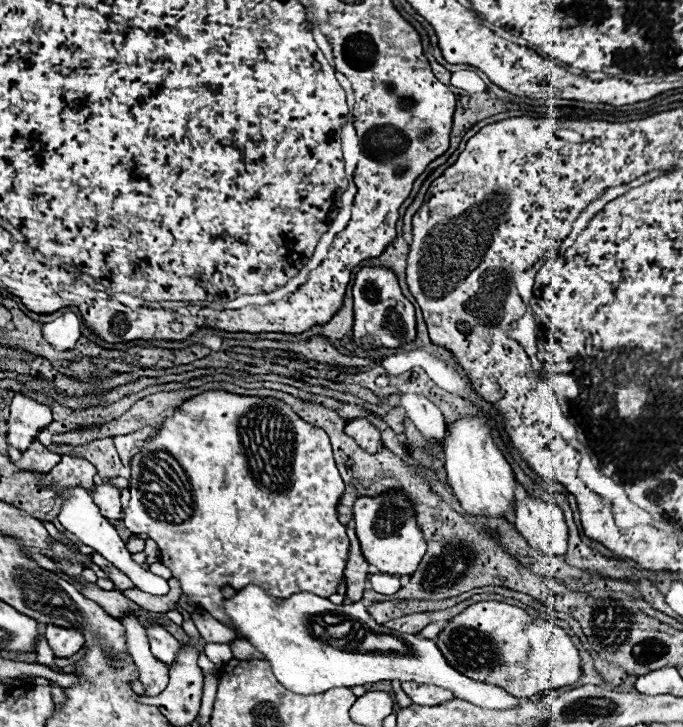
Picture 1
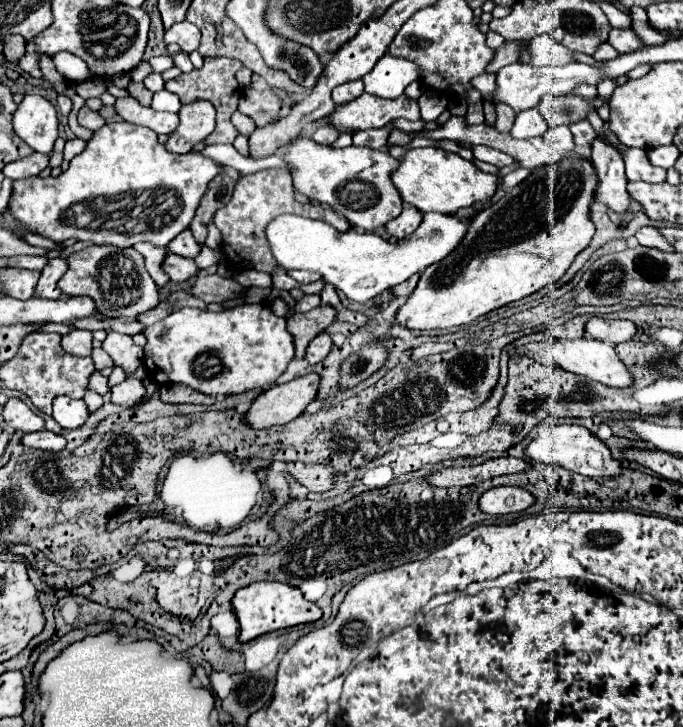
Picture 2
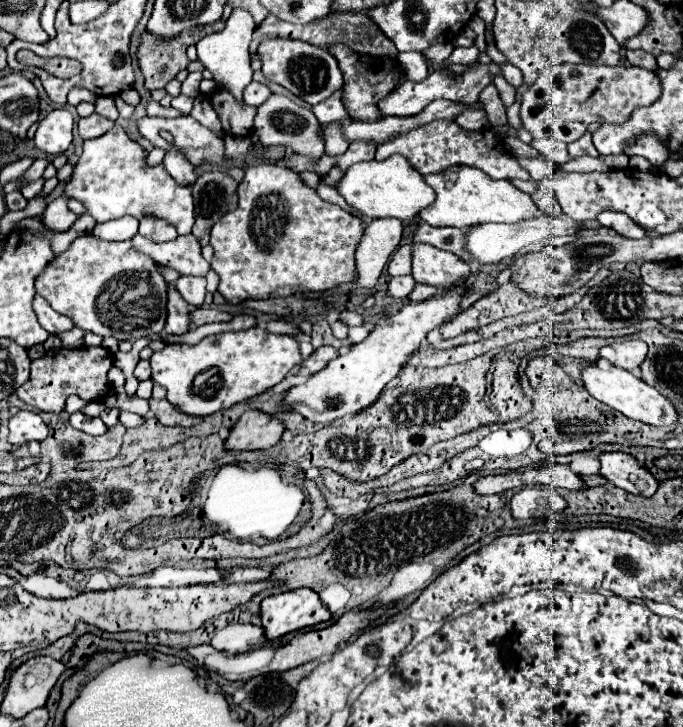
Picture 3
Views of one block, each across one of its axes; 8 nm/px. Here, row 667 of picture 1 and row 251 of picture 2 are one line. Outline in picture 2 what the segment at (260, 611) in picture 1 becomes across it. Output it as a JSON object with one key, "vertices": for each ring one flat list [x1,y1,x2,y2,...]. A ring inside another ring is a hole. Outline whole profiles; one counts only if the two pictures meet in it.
{"vertices":[[426,212,422,224,406,238,388,242,374,232,346,230,338,232,326,222,282,214,266,226,272,256,284,270,310,270,318,272,322,280,330,282,336,290,344,292,354,302,368,302,378,294,408,280,416,272,424,272,430,264,440,262,452,248,456,248,470,218,458,220,454,216]]}

